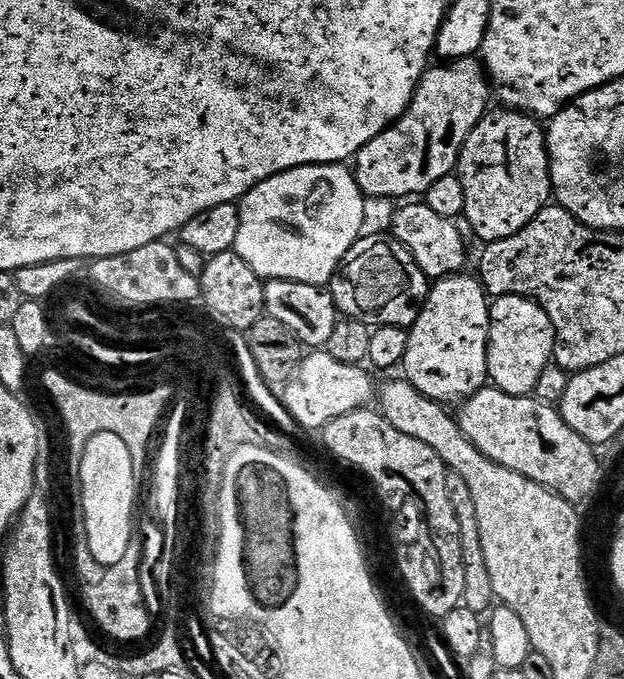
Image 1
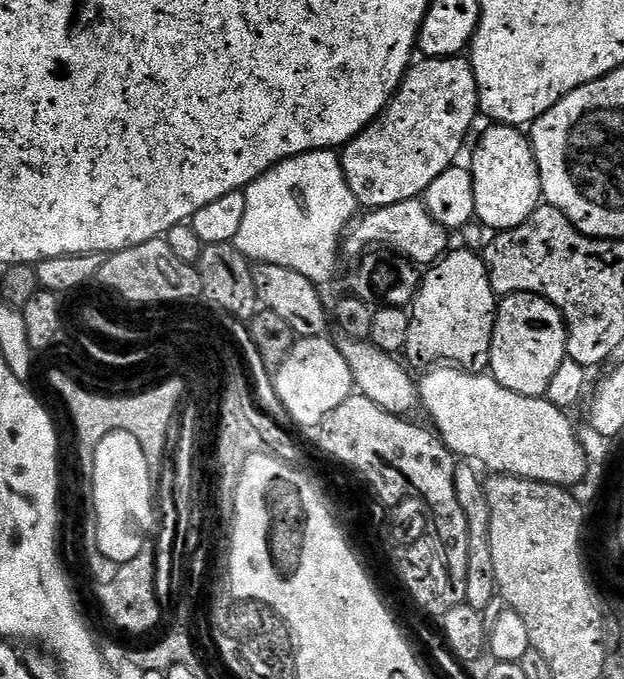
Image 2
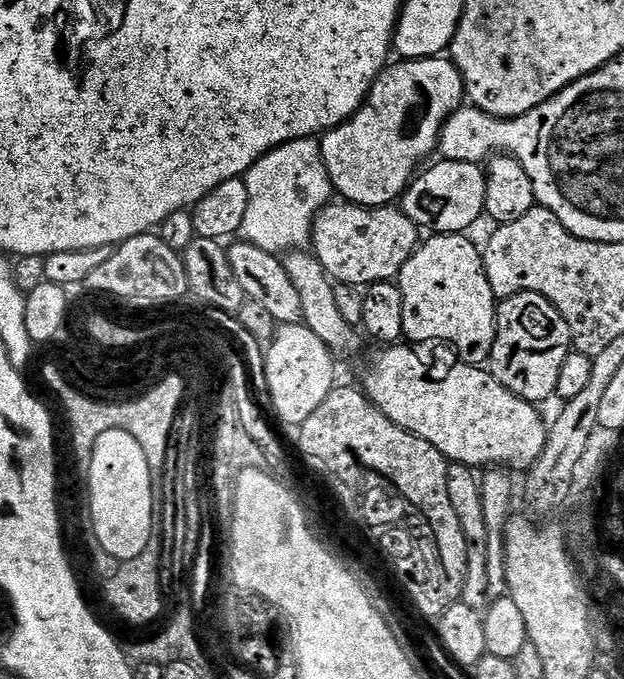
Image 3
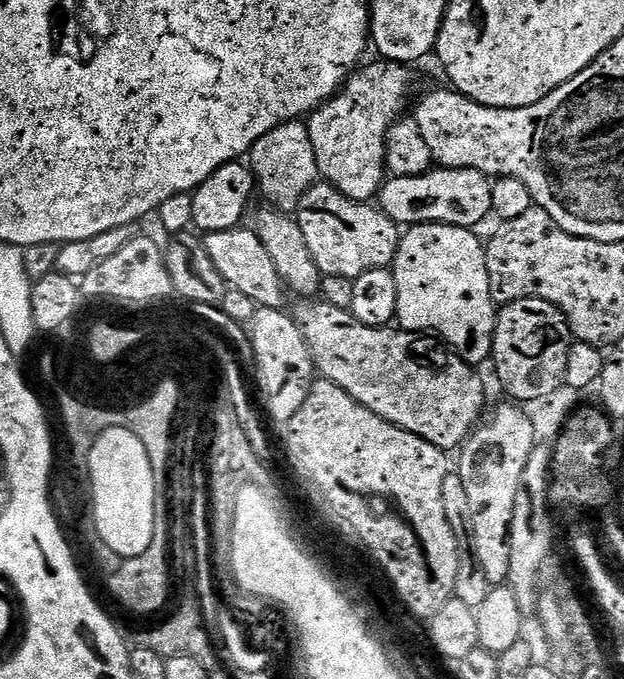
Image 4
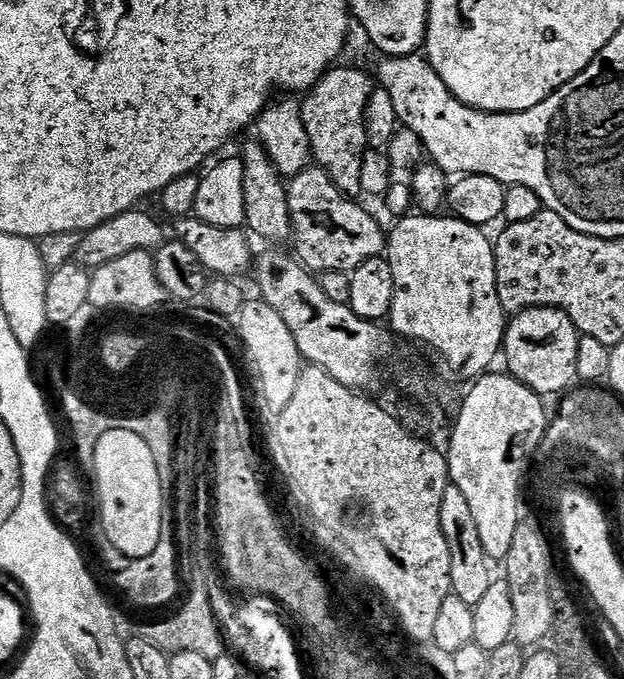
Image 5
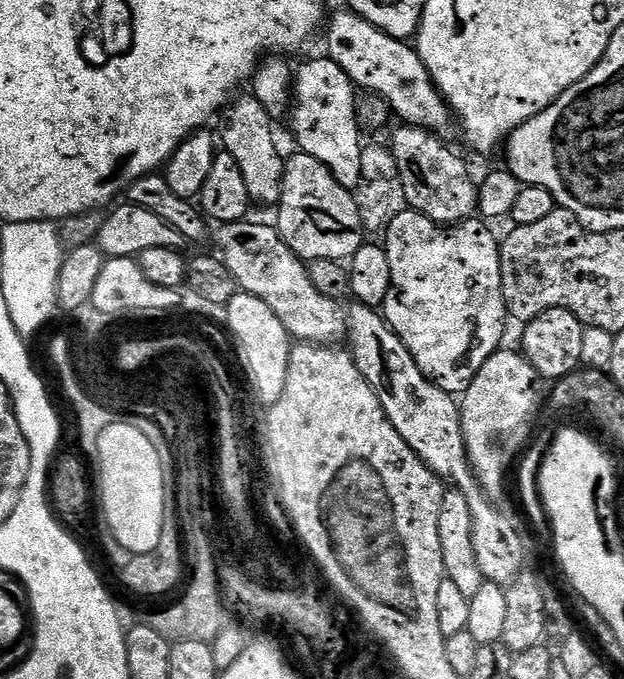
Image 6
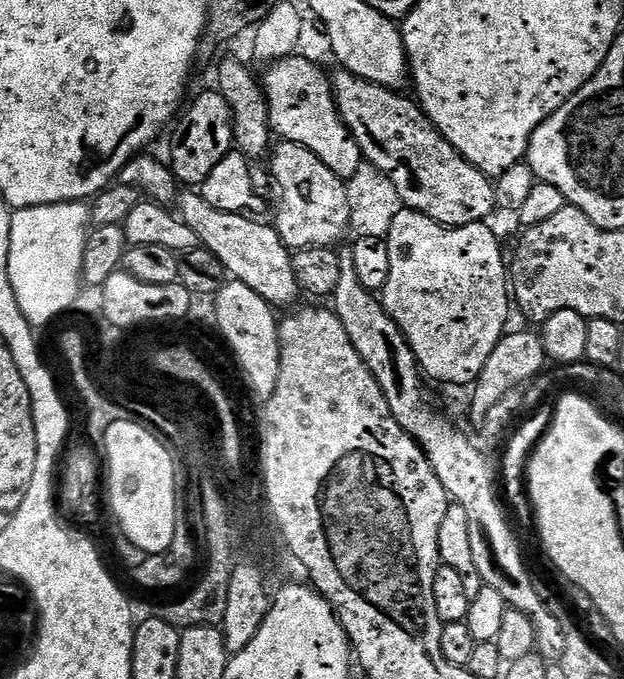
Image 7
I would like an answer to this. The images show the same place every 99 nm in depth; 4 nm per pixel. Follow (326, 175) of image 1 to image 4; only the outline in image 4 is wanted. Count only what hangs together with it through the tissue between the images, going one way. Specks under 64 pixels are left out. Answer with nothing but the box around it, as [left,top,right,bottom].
[250,119,320,209]

